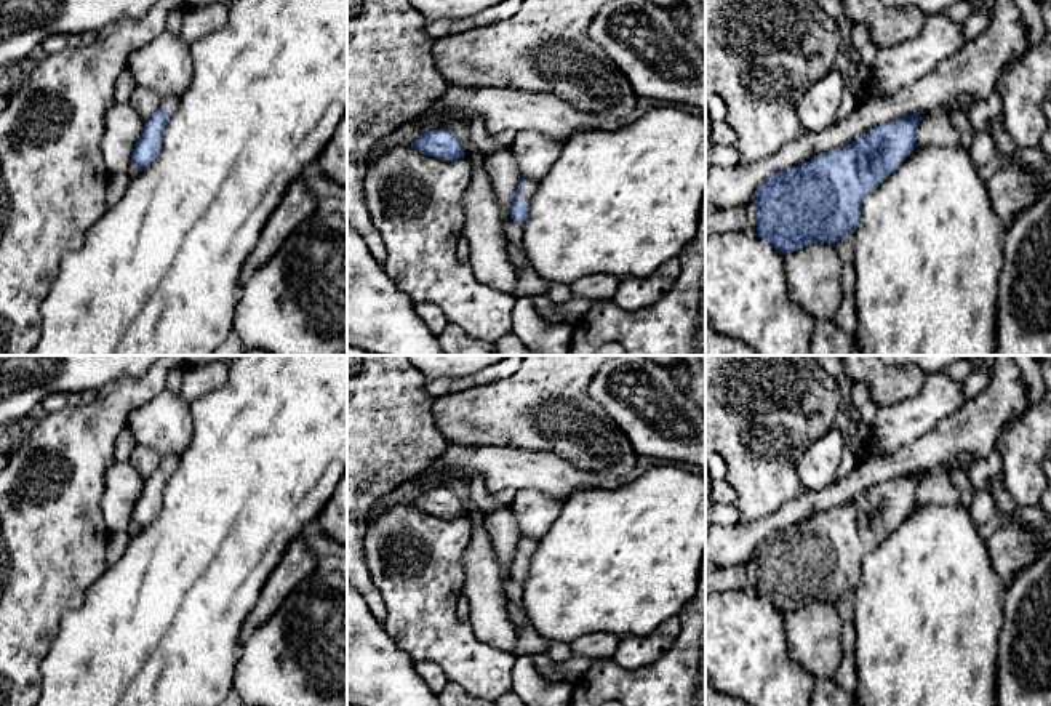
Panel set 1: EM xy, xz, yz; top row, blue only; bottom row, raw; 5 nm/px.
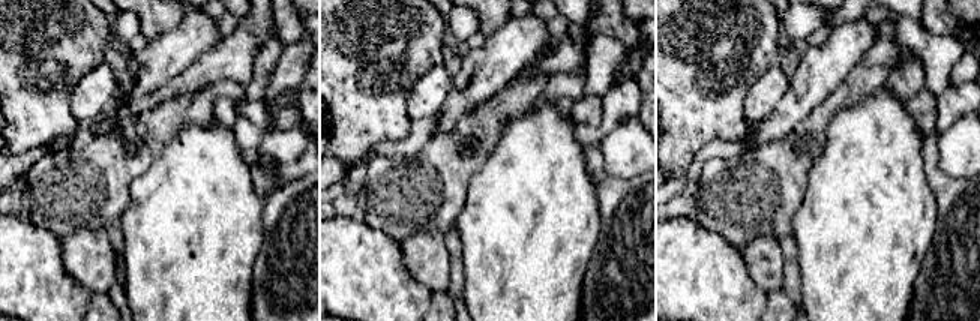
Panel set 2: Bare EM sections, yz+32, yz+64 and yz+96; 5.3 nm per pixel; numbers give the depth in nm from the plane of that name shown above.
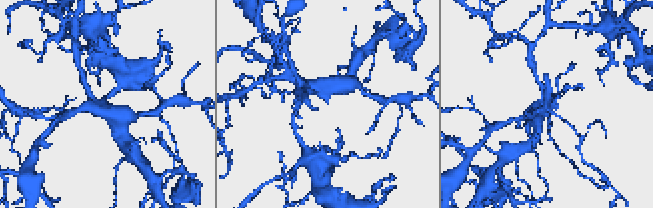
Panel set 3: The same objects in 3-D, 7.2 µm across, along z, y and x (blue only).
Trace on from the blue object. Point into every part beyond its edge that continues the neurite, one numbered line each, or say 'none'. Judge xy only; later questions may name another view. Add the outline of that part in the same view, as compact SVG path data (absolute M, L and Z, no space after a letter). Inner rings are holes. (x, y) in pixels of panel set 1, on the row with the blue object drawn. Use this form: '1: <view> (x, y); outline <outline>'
1: xy (170, 104); outline M162 98L158 109L174 114L179 104L179 98Z

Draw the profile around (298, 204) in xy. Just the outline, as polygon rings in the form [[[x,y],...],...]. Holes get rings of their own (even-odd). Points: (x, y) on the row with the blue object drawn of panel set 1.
[[[304,174],[294,179],[282,202],[269,218],[261,237],[242,269],[242,279],[251,277],[258,267],[266,264],[307,218],[317,213],[315,199],[310,194]]]

